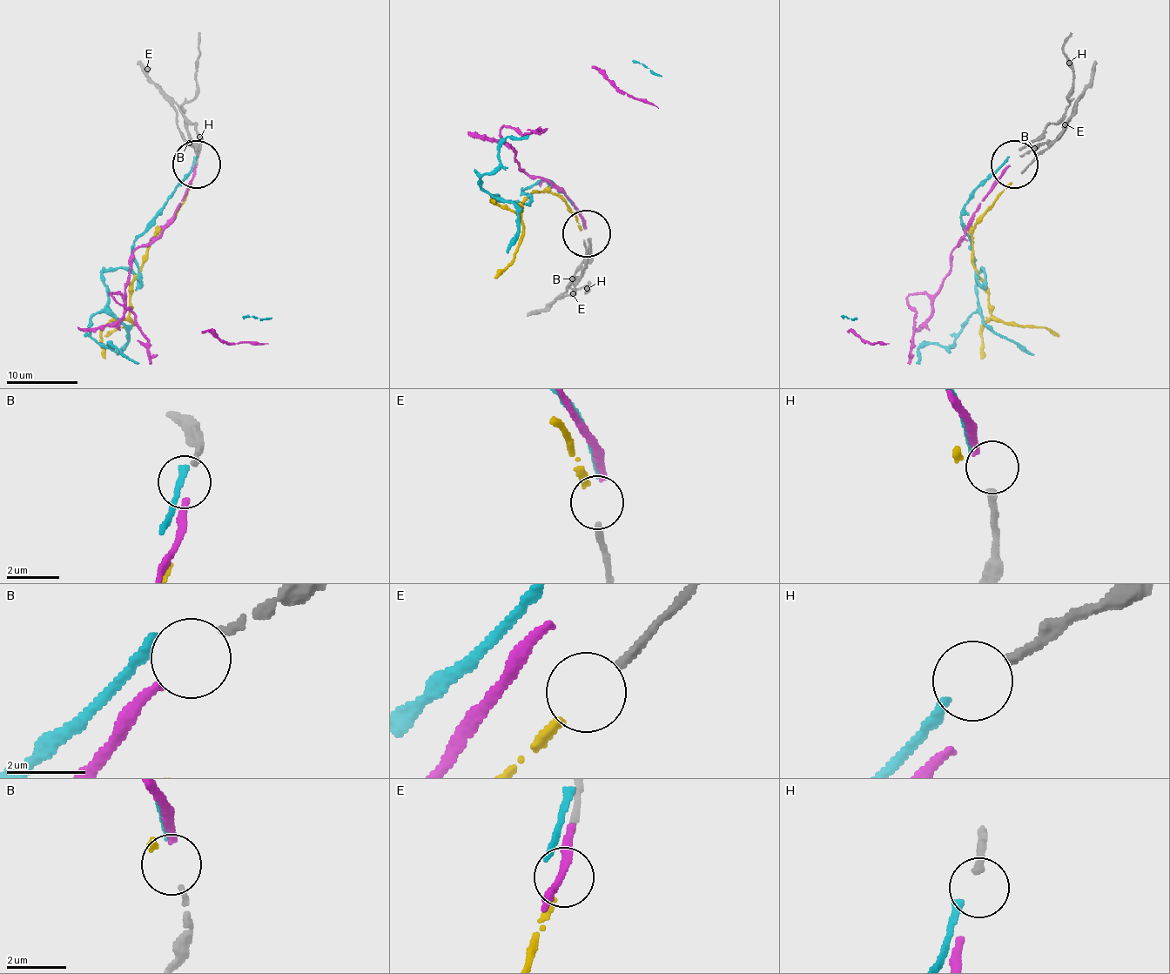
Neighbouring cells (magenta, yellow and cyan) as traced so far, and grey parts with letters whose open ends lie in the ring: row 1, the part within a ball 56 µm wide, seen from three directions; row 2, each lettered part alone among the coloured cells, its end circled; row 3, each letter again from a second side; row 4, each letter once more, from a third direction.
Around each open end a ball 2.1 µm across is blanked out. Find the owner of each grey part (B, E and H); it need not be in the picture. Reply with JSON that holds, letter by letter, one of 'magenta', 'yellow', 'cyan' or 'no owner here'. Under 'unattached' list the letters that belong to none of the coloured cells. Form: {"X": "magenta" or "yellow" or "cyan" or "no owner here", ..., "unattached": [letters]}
{"B": "no owner here", "E": "yellow", "H": "cyan", "unattached": ["B"]}

